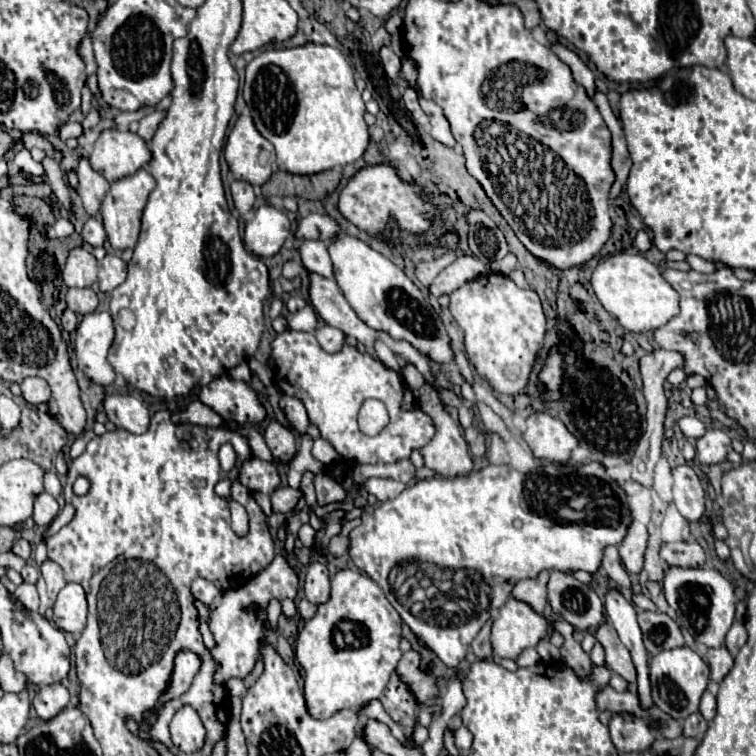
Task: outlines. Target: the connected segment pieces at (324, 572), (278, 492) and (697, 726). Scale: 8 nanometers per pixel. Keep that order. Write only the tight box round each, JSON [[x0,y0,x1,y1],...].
[[304,562,330,604],[270,486,302,514],[684,712,708,738]]

